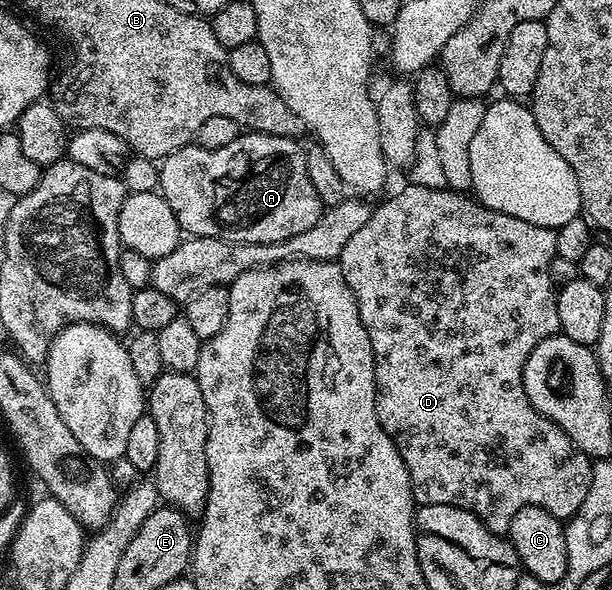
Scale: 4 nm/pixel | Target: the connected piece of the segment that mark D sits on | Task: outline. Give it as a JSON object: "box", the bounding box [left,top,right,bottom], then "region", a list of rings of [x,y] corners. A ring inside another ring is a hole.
{"box":[336,183,592,535],"region":[[[411,183],[405,185],[383,205],[373,206],[368,223],[364,223],[364,227],[360,227],[360,231],[356,231],[356,235],[352,235],[348,243],[344,243],[344,249],[336,263],[342,268],[344,279],[354,293],[360,323],[364,323],[364,331],[368,331],[368,339],[372,343],[376,415],[380,419],[380,427],[384,427],[408,467],[410,490],[415,502],[418,505],[455,505],[467,509],[468,512],[475,513],[493,533],[499,535],[509,534],[512,515],[516,515],[520,507],[539,505],[559,519],[574,517],[576,511],[580,511],[592,483],[591,458],[574,446],[572,439],[568,439],[566,432],[557,423],[540,415],[540,411],[532,407],[522,382],[524,363],[528,355],[536,351],[536,343],[555,336],[562,328],[556,284],[550,278],[550,268],[558,257],[557,232],[548,227],[536,227],[536,223],[524,223],[524,219],[516,219],[512,215],[485,209],[477,203],[462,205],[455,213],[446,213],[446,189]]]}

